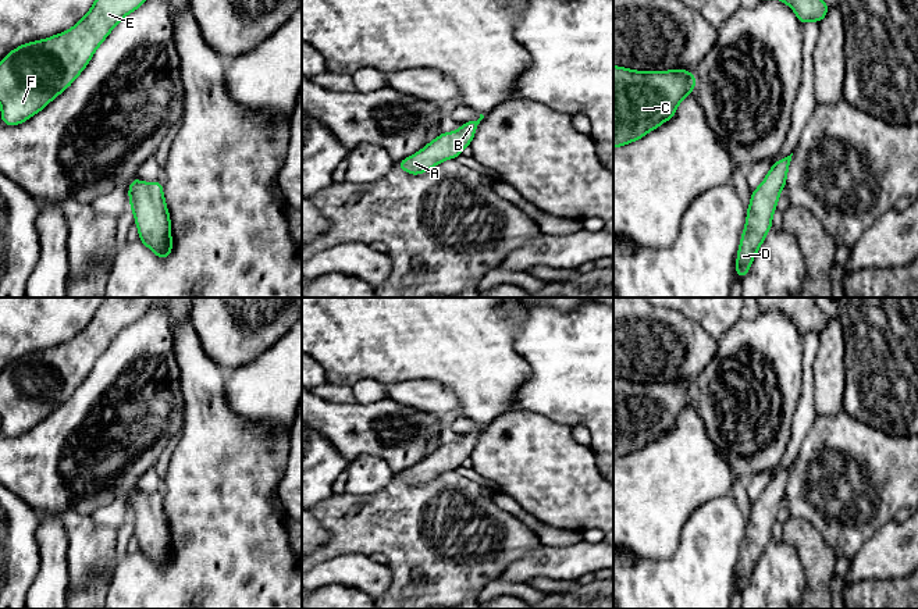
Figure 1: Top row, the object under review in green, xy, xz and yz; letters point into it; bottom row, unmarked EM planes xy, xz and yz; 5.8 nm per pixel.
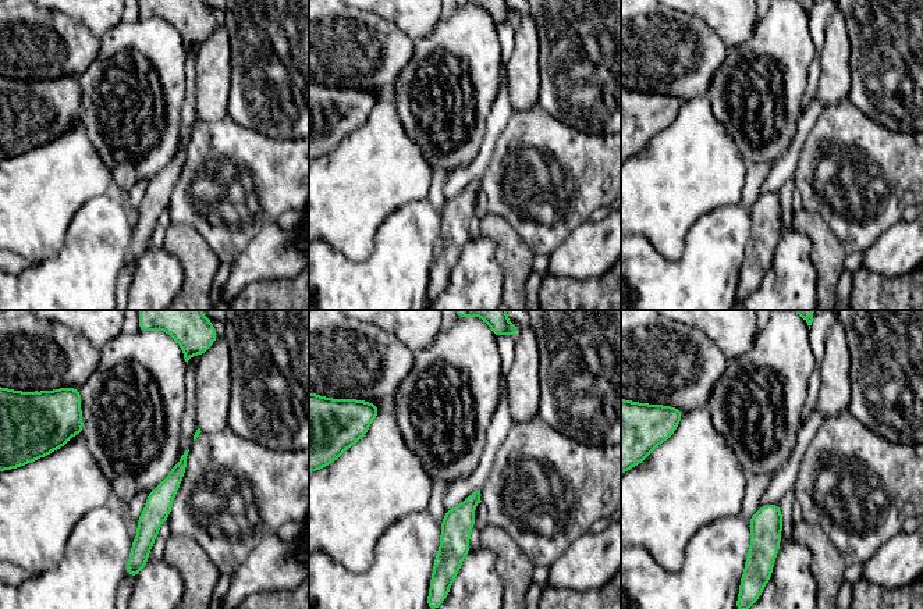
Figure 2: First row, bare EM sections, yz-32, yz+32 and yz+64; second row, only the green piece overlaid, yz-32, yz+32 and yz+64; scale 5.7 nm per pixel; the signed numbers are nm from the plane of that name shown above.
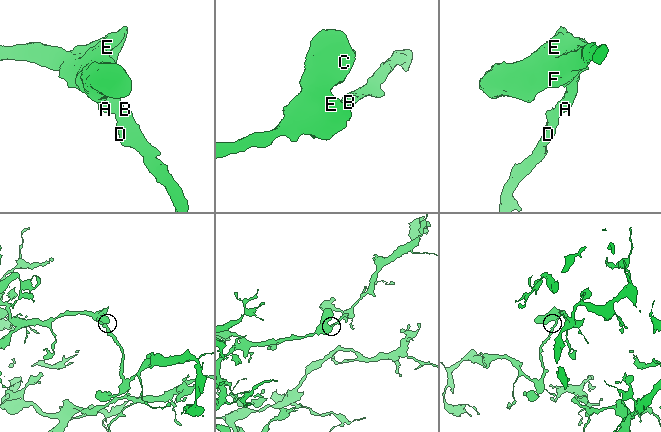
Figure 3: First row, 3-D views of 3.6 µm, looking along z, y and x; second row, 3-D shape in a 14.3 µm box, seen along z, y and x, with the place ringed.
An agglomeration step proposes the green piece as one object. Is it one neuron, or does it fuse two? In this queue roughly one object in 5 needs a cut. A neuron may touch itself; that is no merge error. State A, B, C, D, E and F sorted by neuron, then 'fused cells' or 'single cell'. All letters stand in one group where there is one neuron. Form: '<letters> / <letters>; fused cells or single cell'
A B C D E F; single cell

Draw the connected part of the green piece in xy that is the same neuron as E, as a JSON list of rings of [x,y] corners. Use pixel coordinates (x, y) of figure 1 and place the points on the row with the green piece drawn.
[[[95,0],[89,13],[71,29],[18,46],[0,61],[1,124],[18,125],[43,110],[85,70],[114,26],[146,0]]]

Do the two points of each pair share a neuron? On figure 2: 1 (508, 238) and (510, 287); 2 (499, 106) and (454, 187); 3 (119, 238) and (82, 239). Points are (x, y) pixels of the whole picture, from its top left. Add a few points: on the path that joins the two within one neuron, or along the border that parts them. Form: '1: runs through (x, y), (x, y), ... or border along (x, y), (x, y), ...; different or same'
1: runs through (511, 250), (511, 274); same
2: runs through (494, 125), (482, 159), (474, 167); same
3: runs through (110, 238), (91, 239); same

